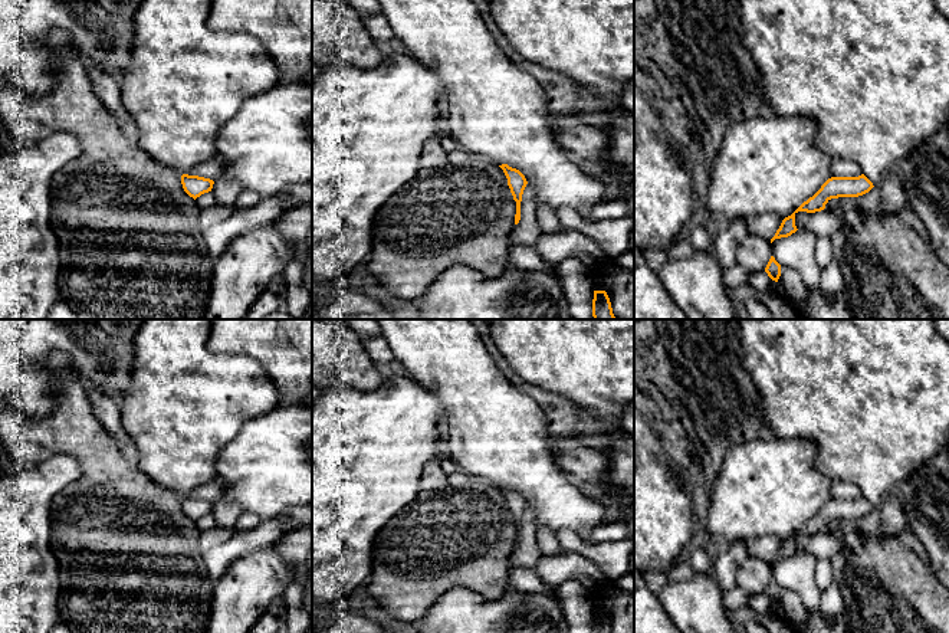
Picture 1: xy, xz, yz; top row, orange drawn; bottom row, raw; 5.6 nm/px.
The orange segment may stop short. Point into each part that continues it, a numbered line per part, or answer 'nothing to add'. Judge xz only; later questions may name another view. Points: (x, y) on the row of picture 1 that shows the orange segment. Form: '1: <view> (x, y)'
nothing to add

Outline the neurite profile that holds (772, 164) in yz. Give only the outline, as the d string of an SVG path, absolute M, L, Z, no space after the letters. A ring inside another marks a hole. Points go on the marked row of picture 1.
M755 117L733 124L723 135L713 163L706 206L720 226L738 219L771 213L791 216L831 178L833 157L815 145L817 125L811 118Z

